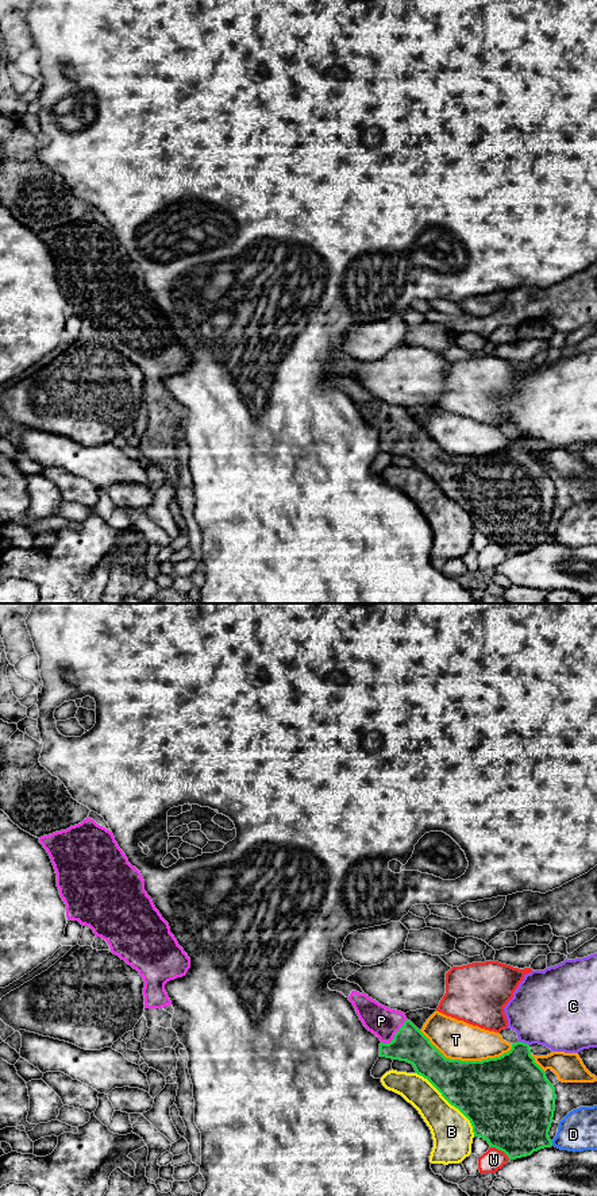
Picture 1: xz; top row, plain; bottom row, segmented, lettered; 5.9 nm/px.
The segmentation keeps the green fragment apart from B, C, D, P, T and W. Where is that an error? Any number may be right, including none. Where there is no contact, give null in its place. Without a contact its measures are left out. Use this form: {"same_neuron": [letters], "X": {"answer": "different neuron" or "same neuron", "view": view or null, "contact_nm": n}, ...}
{"same_neuron": ["P"], "B": {"answer": "different neuron", "view": "xz", "contact_nm": 500}, "C": {"answer": "different neuron", "view": "xz", "contact_nm": 70}, "D": {"answer": "different neuron", "view": "xz", "contact_nm": 30}, "P": {"answer": "same neuron", "view": "xz", "contact_nm": 220}, "T": {"answer": "different neuron", "view": "xz", "contact_nm": 550}, "W": {"answer": "different neuron", "view": "xz", "contact_nm": 140}}

